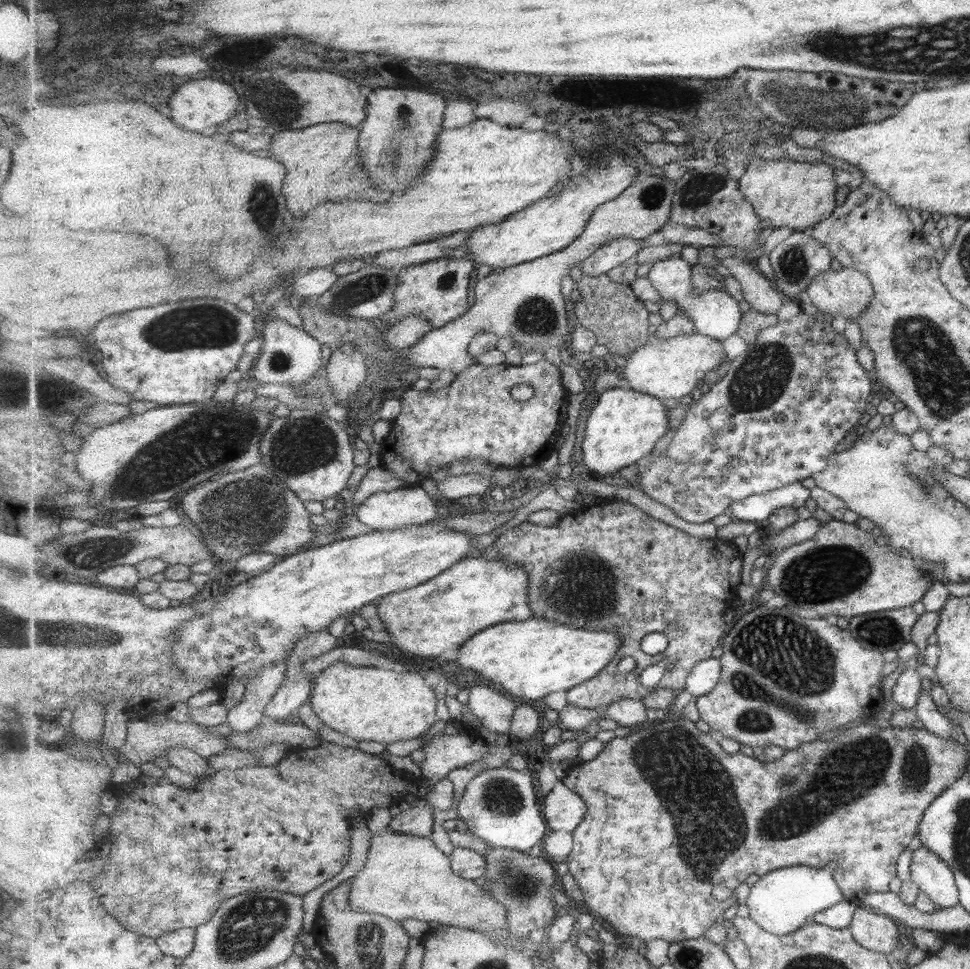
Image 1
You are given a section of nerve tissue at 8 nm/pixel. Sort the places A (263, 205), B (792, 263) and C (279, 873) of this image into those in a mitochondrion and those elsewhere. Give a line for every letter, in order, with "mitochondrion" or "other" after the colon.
A: mitochondrion
B: mitochondrion
C: mitochondrion

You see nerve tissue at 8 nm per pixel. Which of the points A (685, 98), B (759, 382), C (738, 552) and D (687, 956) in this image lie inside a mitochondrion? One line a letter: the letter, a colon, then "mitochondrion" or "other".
A: other
B: mitochondrion
C: other
D: mitochondrion

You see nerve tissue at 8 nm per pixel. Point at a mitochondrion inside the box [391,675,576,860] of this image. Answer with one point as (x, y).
(501, 796)

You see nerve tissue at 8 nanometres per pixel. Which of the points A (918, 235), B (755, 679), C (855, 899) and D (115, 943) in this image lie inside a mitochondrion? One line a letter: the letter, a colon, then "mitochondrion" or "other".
A: other
B: mitochondrion
C: other
D: other

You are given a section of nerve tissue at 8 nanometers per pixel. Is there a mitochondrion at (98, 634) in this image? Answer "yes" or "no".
yes

